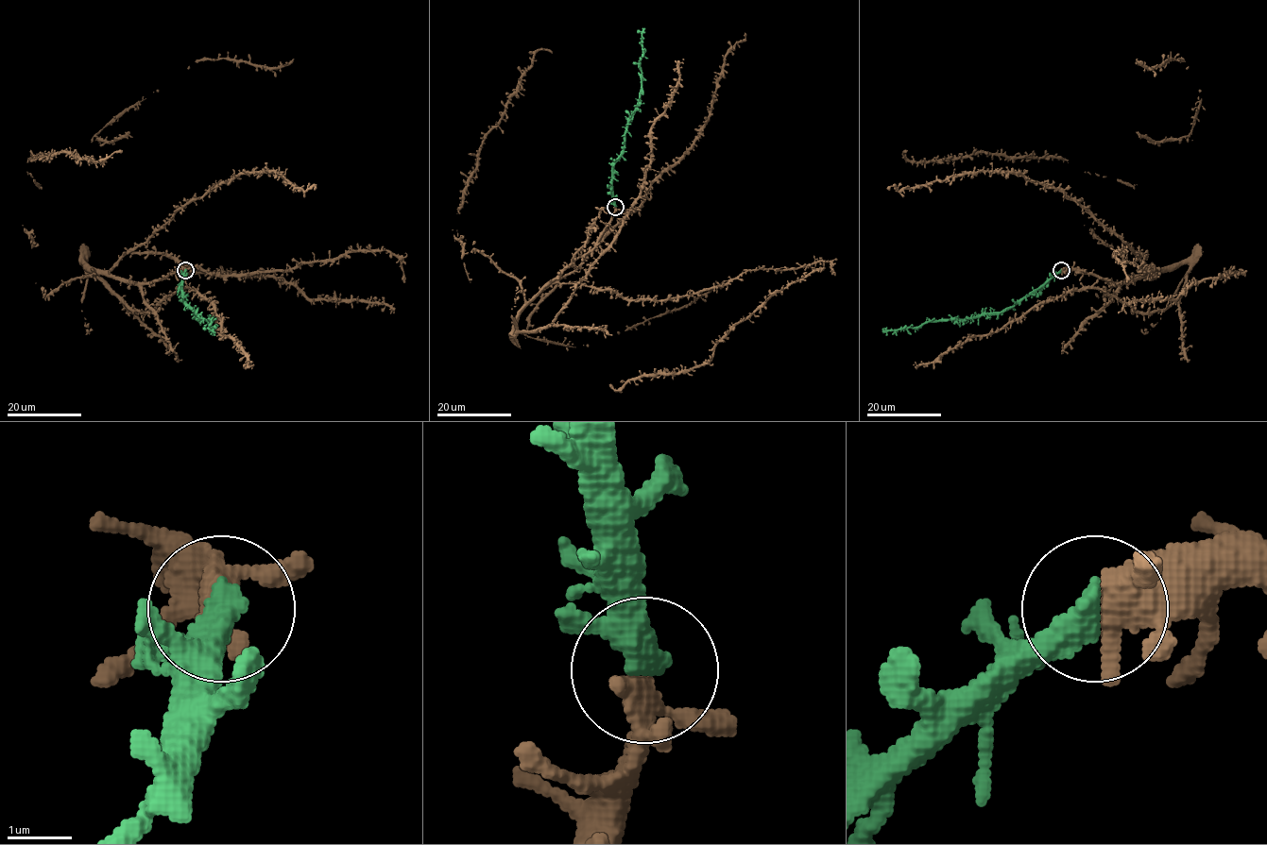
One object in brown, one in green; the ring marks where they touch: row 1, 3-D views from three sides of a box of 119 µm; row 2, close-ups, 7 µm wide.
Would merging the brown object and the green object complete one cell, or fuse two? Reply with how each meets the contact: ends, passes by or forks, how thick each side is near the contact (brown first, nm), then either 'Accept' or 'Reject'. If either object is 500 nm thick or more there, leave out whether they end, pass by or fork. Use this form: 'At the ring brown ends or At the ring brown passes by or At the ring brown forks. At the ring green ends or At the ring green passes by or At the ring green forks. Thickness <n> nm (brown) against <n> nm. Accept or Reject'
At the ring brown forks. At the ring green passes by. Thickness 340 nm (brown) against 360 nm. Accept

